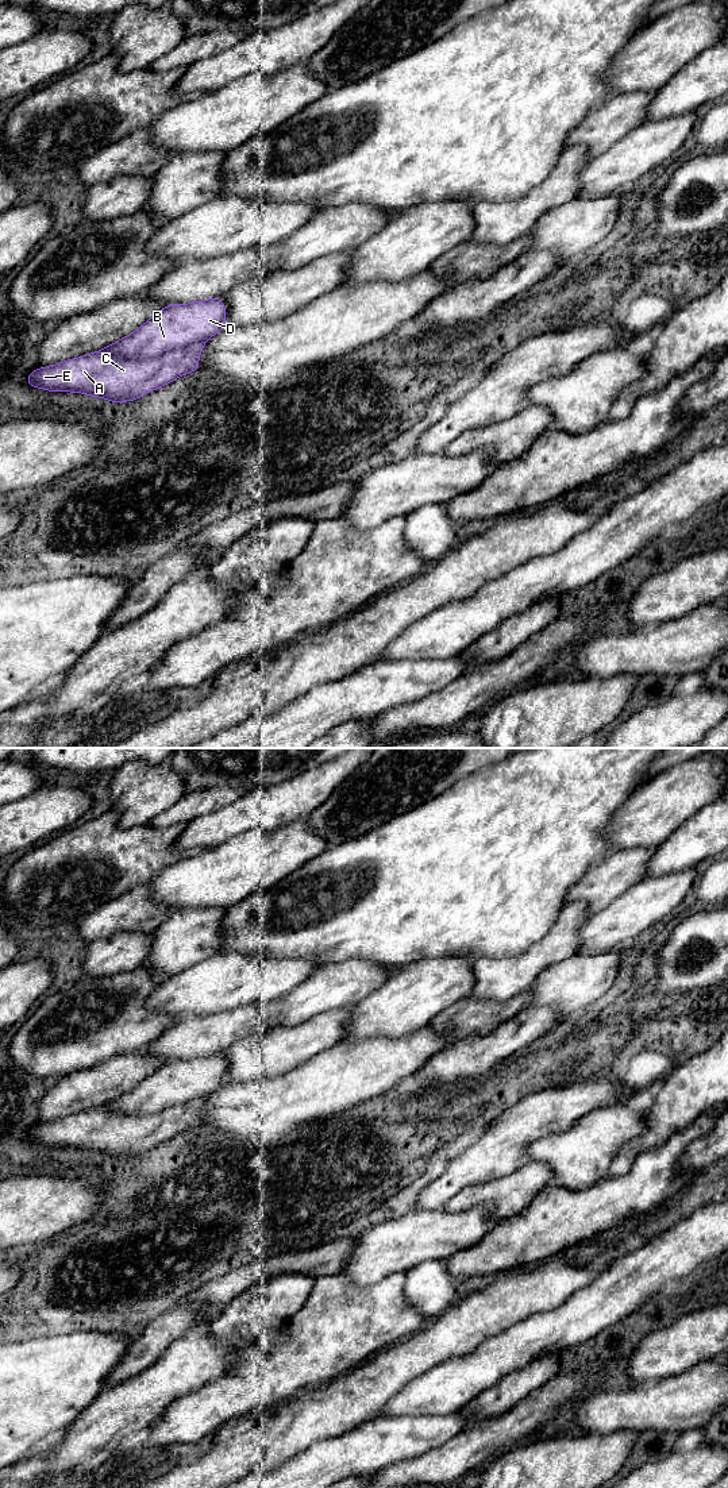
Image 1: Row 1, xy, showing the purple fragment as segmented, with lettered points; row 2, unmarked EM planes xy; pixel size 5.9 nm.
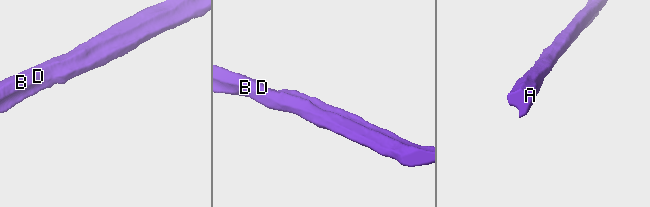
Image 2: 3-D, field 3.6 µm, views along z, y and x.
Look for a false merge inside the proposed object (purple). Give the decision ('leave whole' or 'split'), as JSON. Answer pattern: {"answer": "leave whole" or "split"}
{"answer": "split"}

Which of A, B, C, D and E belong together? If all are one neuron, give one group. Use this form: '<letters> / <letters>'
A C E / B D

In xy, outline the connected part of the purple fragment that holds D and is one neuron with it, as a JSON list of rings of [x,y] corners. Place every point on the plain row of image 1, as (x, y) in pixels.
[[[219,1053],[163,1063],[136,1087],[107,1102],[111,1113],[151,1115],[219,1090],[226,1079],[226,1060]]]

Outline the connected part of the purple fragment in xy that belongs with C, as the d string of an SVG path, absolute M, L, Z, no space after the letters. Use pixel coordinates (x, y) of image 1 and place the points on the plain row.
M205 1098L142 1117L111 1113L103 1105L47 1123L38 1123L26 1133L26 1138L42 1146L82 1149L115 1160L135 1157L199 1126L199 1113Z

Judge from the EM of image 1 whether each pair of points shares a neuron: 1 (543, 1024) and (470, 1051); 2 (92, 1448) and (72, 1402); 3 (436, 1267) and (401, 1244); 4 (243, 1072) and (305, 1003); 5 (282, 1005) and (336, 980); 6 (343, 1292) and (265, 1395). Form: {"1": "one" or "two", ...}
{"1": "one", "2": "two", "3": "two", "4": "two", "5": "one", "6": "one"}

